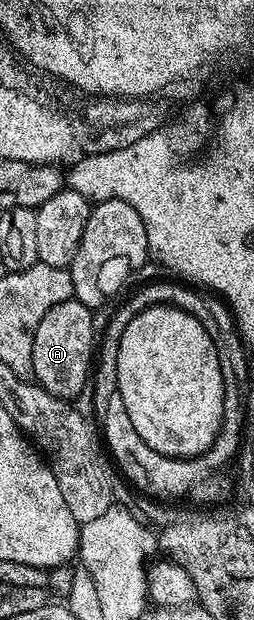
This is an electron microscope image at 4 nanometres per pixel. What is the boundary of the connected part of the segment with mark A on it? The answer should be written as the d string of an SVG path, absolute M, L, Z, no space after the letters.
M74 297L53 305L33 337L33 379L53 397L73 401L93 371L93 348L97 335L93 331L92 310Z

